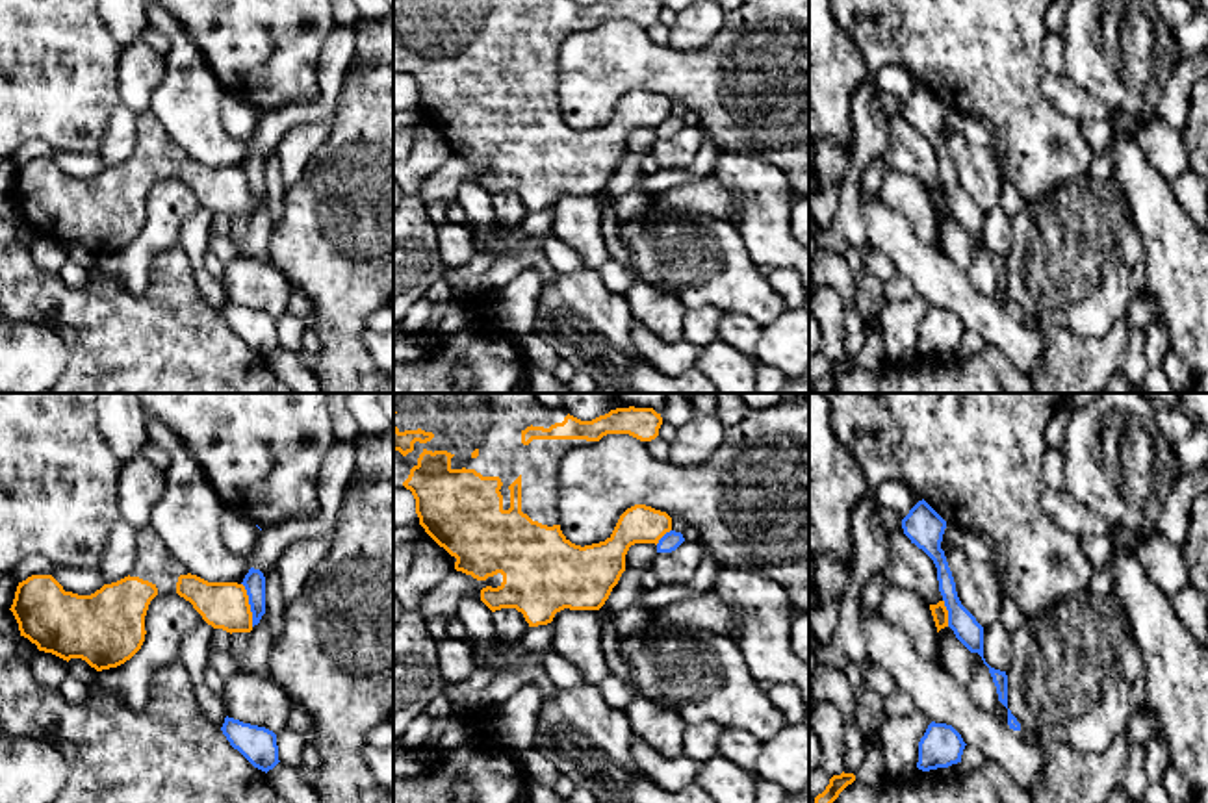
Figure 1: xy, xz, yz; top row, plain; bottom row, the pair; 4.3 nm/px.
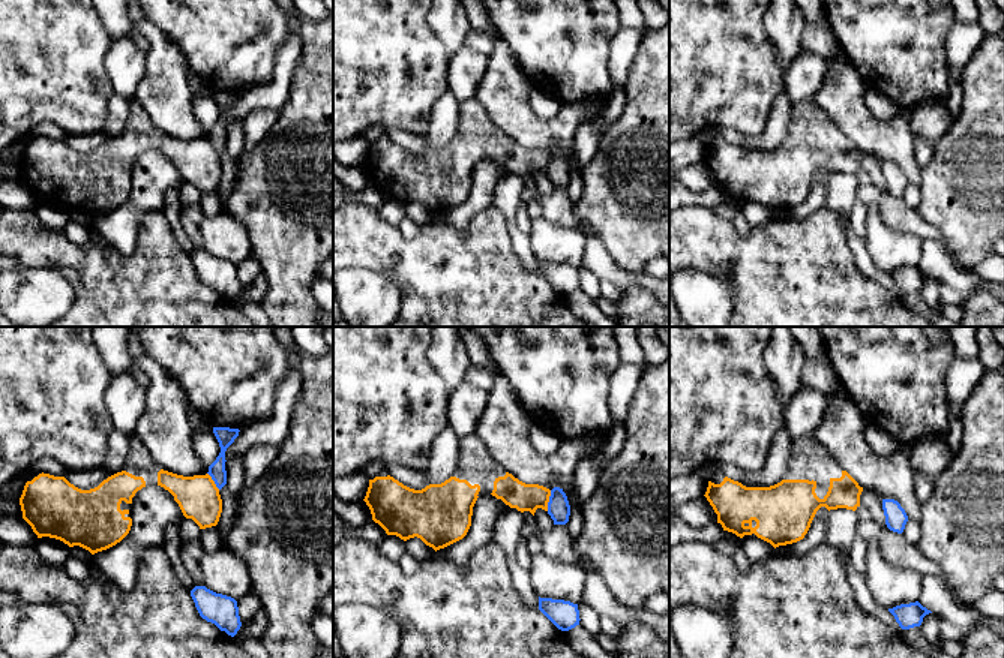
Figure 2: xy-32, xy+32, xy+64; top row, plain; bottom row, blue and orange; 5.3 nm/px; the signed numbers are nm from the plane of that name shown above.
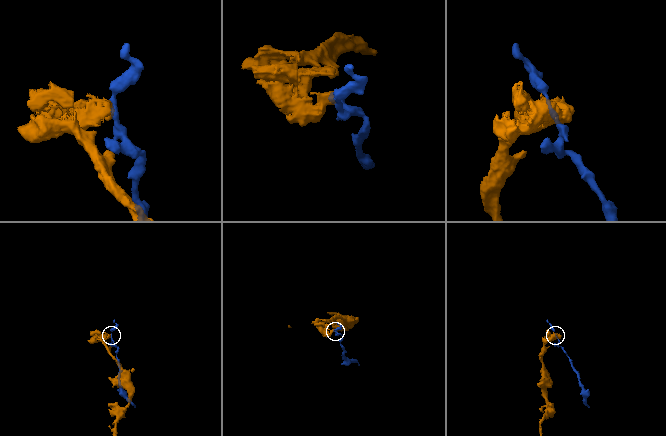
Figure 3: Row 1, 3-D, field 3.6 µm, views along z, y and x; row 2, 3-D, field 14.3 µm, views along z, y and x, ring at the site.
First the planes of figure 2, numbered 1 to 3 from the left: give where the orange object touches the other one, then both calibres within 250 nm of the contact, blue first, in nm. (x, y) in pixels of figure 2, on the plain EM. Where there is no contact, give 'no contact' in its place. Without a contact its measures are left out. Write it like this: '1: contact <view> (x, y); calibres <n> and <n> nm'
1: contact xy-32 (213, 144); calibres 100 and 220 nm
2: contact xy+32 (550, 165); calibres 120 and 150 nm
3: no contact

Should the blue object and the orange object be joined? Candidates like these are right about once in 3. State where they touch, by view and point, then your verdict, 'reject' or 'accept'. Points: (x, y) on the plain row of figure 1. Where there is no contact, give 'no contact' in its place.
xy (249, 188) | reject

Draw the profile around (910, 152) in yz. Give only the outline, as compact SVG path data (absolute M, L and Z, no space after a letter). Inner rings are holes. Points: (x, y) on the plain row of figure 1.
M880 93L876 108L885 113L887 130L891 134L889 147L881 156L885 165L893 171L915 176L928 189L943 185L935 148L904 119L902 104L893 96Z

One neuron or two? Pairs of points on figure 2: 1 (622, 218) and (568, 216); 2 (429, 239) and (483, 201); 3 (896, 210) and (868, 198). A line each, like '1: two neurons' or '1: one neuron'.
1: two neurons
2: two neurons
3: one neuron

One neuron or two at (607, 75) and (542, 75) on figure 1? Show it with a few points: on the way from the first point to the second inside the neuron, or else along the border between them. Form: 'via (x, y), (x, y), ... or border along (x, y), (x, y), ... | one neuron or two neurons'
border along (570, 32), (559, 54), (557, 101), (561, 117) | two neurons

